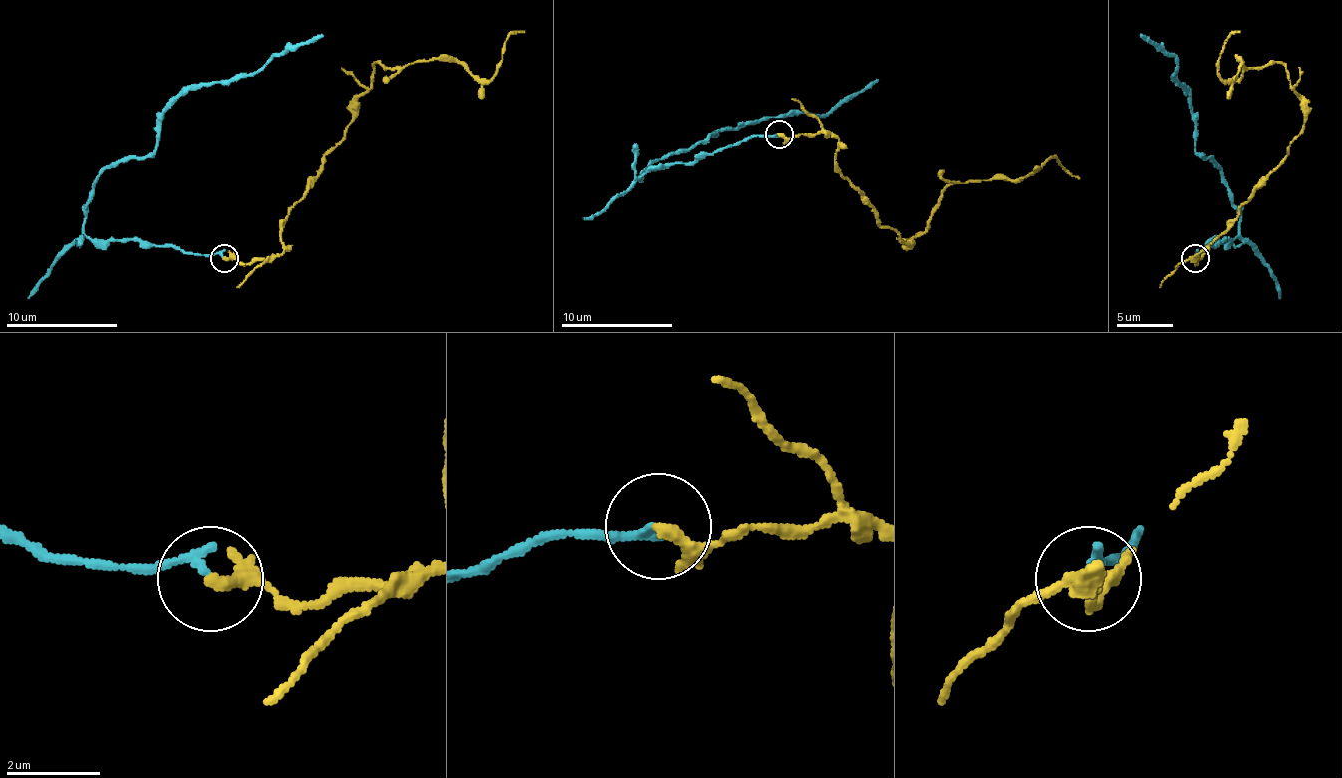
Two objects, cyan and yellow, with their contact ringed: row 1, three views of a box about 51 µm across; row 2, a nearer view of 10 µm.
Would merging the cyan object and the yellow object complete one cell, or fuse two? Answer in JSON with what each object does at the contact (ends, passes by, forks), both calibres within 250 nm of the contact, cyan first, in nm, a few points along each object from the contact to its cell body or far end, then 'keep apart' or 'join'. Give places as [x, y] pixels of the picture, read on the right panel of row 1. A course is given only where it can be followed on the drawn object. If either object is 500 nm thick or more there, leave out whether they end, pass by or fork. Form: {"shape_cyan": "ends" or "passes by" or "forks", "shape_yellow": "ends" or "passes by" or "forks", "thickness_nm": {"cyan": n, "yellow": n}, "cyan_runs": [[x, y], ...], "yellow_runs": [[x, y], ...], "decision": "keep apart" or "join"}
{"shape_cyan": "ends", "shape_yellow": "passes by", "thickness_nm": {"cyan": 200, "yellow": 200}, "cyan_runs": [[1194, 255], [1230, 241], [1239, 230], [1236, 205], [1211, 158], [1194, 149], [1177, 62], [1141, 34]], "yellow_runs": [[1194, 258], [1300, 132], [1303, 104], [1281, 62], [1239, 60], [1230, 79], [1219, 76], [1225, 40], [1239, 32]], "decision": "keep apart"}

